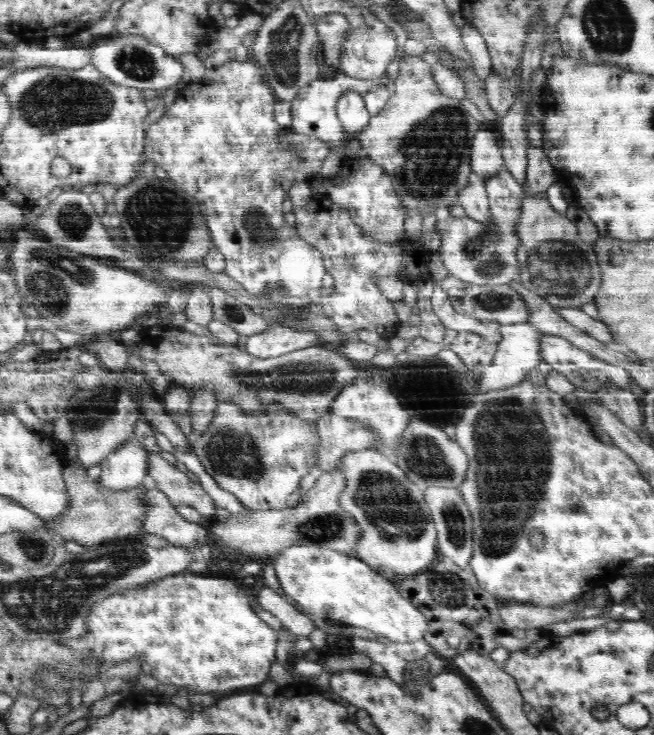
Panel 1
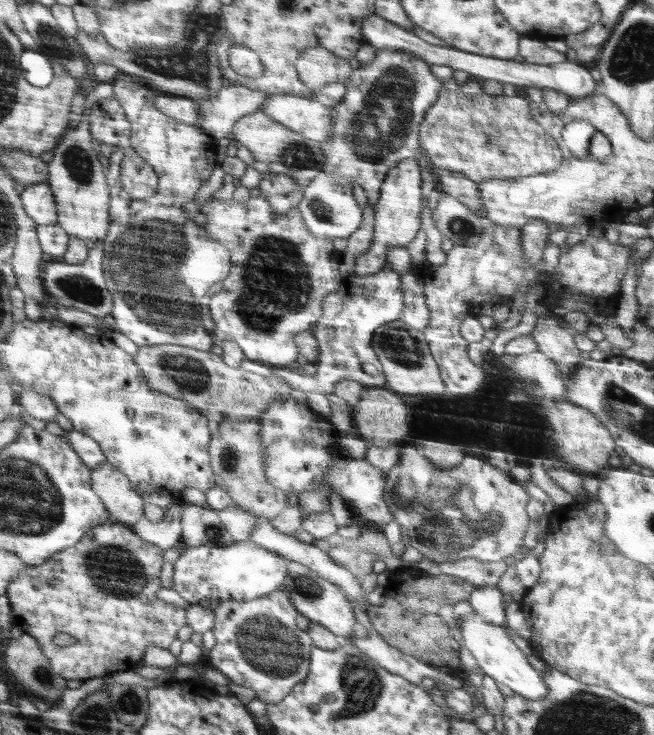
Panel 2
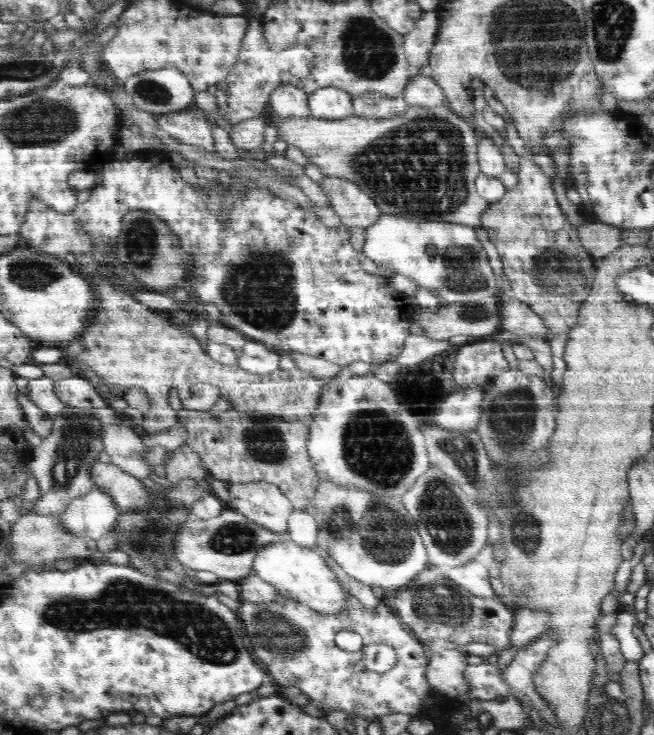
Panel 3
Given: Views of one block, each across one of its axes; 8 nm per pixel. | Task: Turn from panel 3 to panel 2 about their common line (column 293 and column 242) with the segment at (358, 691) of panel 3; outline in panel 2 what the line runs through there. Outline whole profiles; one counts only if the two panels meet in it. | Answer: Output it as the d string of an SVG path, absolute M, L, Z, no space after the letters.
M274 590L270 594L252 600L220 601L215 610L215 622L211 628L216 636L216 646L205 652L208 664L225 674L230 682L245 686L256 692L256 697L266 704L276 704L284 700L290 690L300 685L309 672L313 641L307 631L296 625L298 611L292 604L286 590Z

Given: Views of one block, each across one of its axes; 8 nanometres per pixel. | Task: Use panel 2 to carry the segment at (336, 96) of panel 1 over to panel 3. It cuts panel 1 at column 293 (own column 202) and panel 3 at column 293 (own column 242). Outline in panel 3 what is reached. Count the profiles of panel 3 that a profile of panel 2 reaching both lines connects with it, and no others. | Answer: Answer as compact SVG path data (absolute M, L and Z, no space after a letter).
M281 82L280 86L272 92L269 100L273 114L282 118L306 118L310 117L309 94L293 85Z

